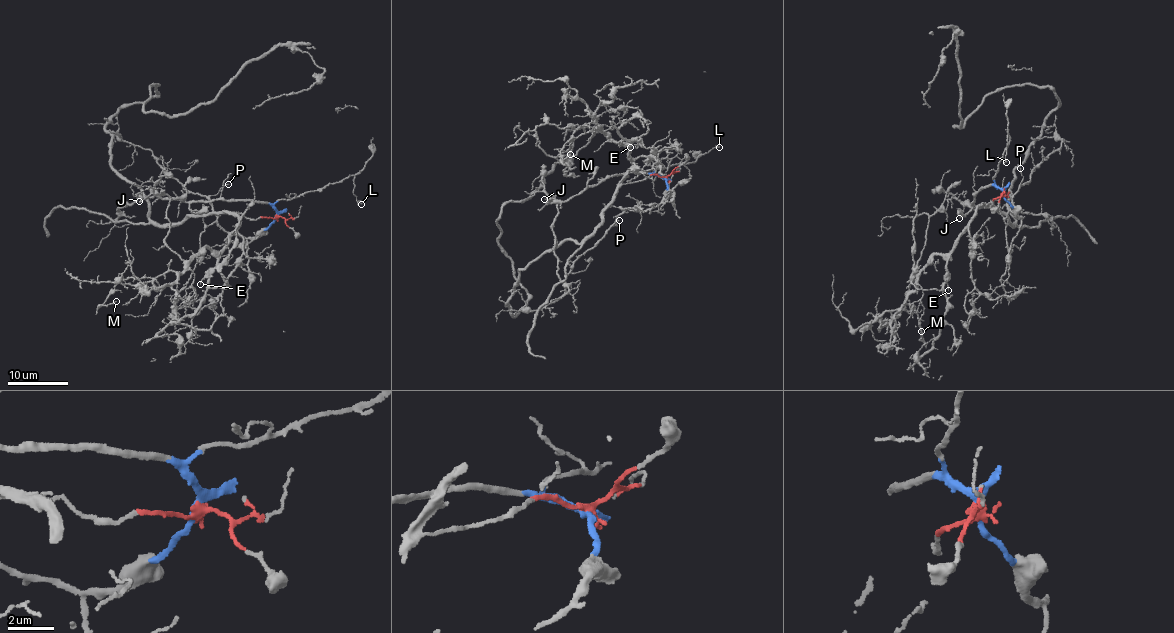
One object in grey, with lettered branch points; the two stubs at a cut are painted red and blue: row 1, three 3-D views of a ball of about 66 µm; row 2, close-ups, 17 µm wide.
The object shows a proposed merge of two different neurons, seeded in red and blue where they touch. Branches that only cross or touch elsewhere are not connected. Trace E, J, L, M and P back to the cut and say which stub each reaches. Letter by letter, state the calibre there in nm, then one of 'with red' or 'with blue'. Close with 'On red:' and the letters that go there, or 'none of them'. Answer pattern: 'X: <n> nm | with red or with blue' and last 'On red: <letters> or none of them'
E: 100 nm | with red
J: 110 nm | with blue
L: 140 nm | with blue
M: 140 nm | with red
P: 90 nm | with blue
On red: E, M

